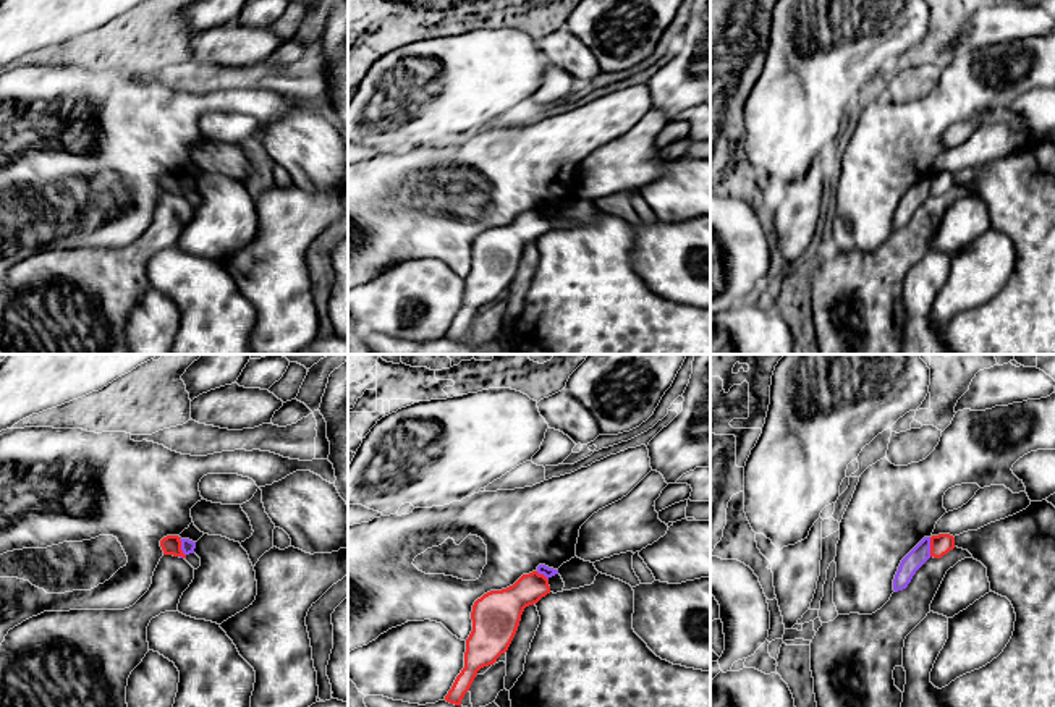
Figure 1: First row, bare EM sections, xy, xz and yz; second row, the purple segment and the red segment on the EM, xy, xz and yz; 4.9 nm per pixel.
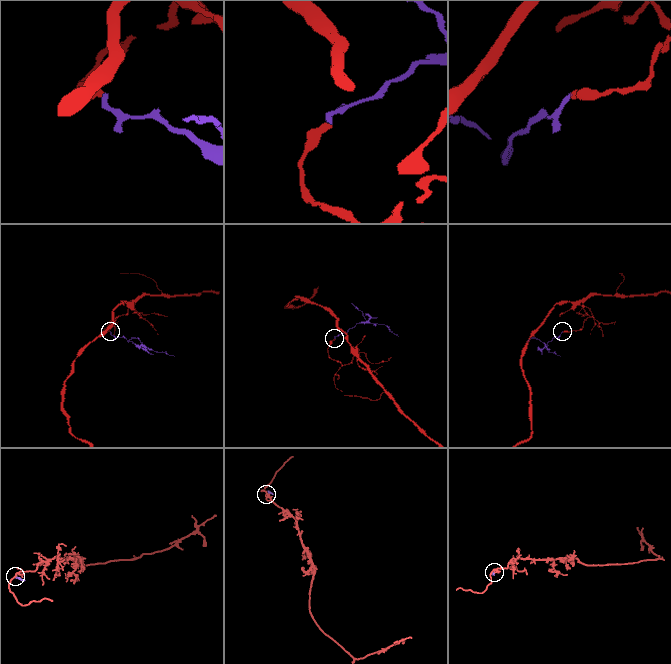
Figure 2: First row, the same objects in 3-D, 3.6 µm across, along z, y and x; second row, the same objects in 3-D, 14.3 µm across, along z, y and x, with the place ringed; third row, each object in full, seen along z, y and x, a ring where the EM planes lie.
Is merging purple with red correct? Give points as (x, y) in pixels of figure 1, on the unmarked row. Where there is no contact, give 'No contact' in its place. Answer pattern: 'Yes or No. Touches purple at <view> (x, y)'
No. Touches purple at xy (182, 185)

